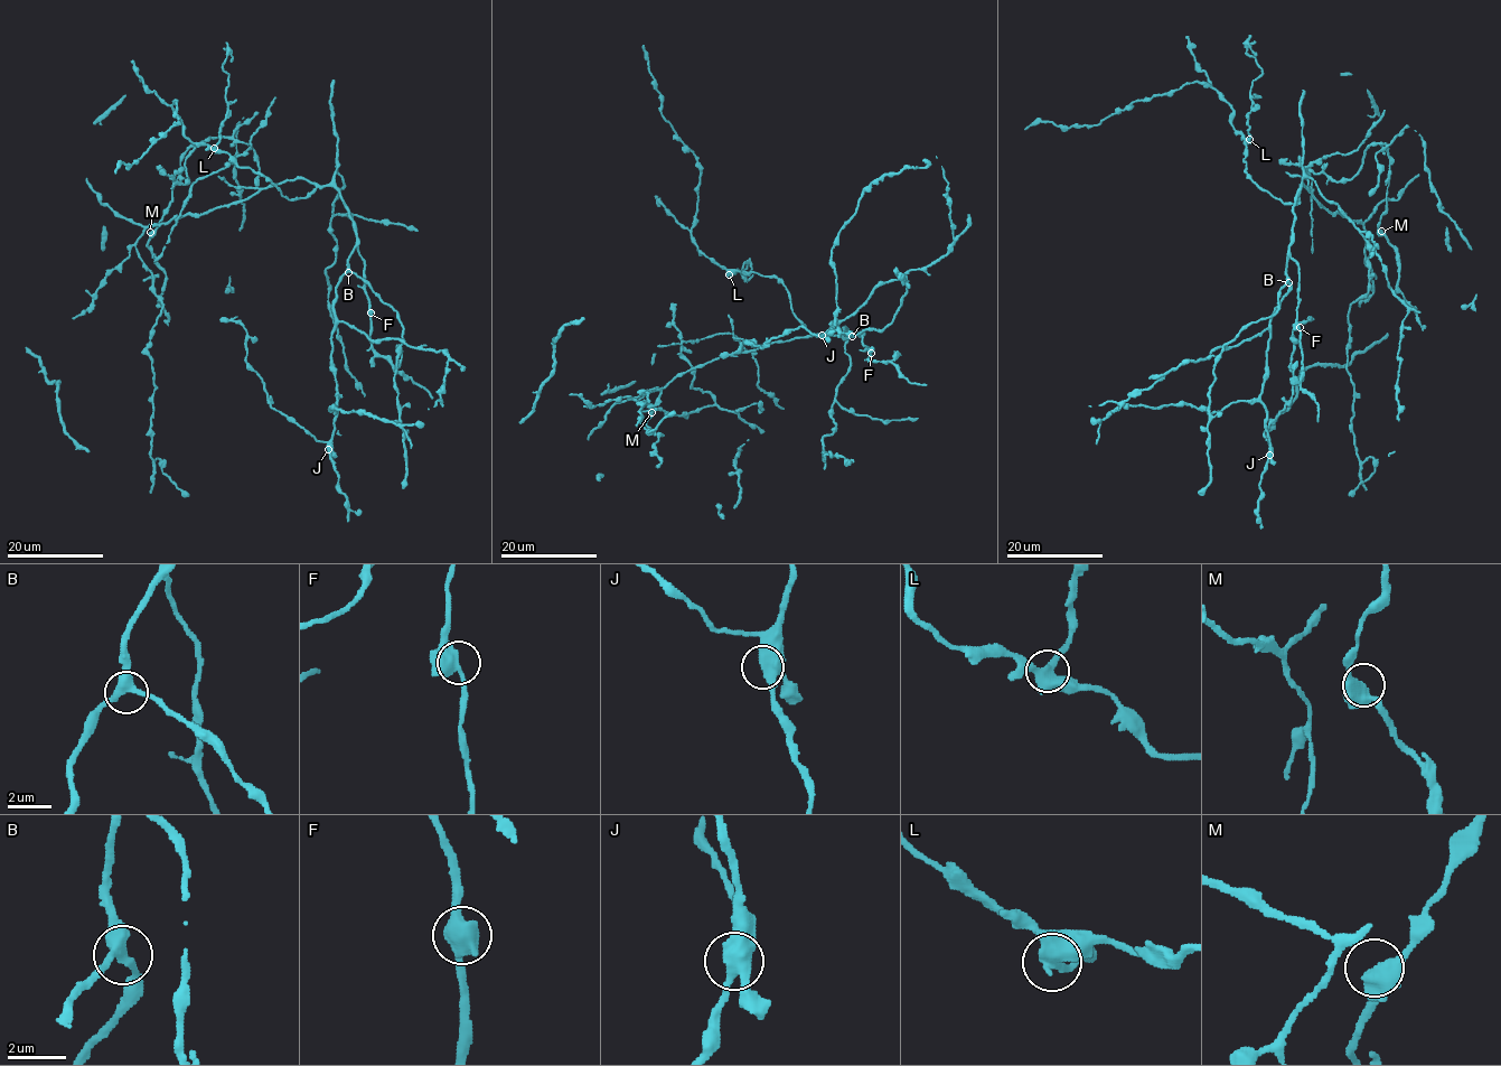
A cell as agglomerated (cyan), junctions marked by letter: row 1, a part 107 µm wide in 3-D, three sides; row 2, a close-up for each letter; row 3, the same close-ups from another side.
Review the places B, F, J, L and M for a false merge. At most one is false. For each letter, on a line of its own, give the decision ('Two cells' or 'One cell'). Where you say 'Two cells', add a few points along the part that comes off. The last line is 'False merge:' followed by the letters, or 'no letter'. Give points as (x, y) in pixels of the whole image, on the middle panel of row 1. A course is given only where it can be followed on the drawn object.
B: One cell
F: One cell
J: One cell
L: Two cells. Course of the part to remove: (728, 274), (735, 271), (743, 274), (743, 270), (746, 280), (741, 273), (748, 262), (750, 272)
M: One cell
False merge: L

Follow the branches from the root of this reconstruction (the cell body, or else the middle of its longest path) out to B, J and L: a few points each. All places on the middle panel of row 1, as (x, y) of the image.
B: (771, 344), (808, 335), (847, 333), (857, 336), (862, 333), (852, 333), (852, 336)
J: (771, 344), (808, 335), (862, 333), (845, 338), (837, 321), (831, 324), (835, 320), (832, 329), (822, 335)
L: (771, 344), (824, 334), (813, 334), (796, 317), (789, 292), (777, 278), (751, 271), (728, 274)

